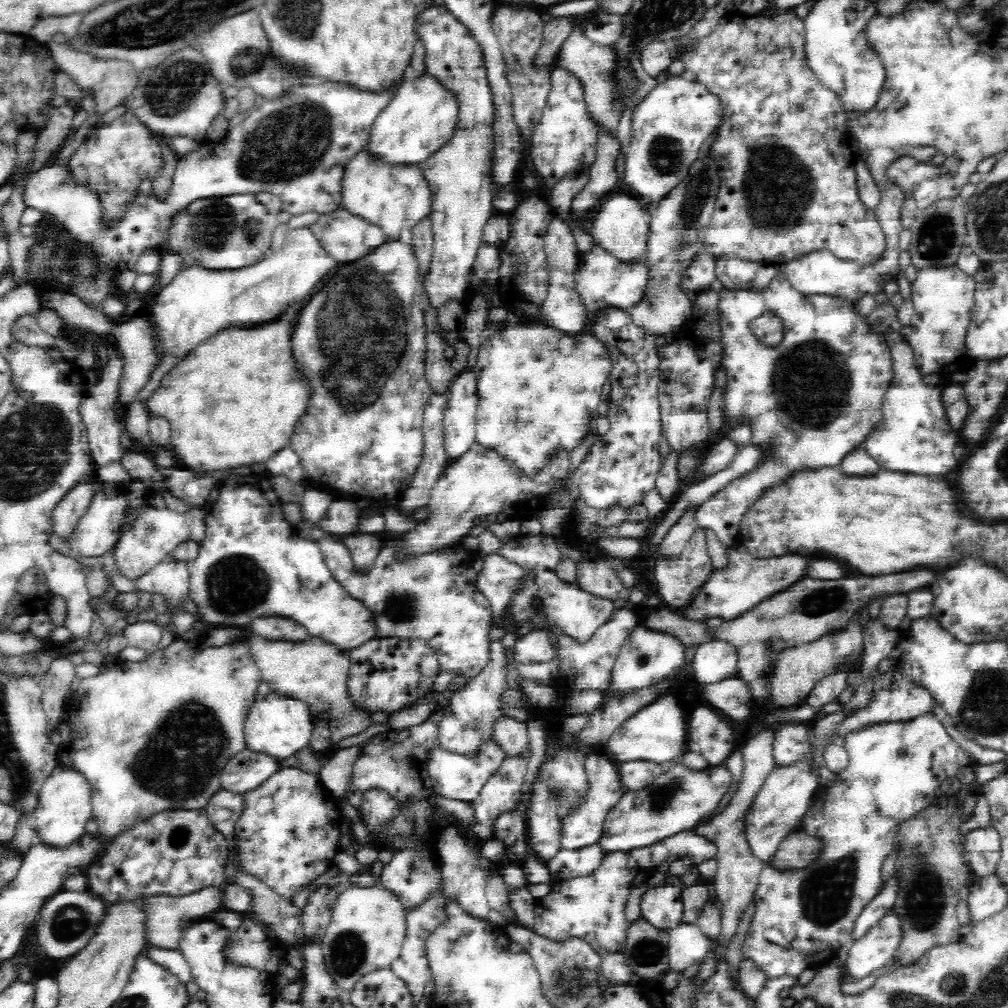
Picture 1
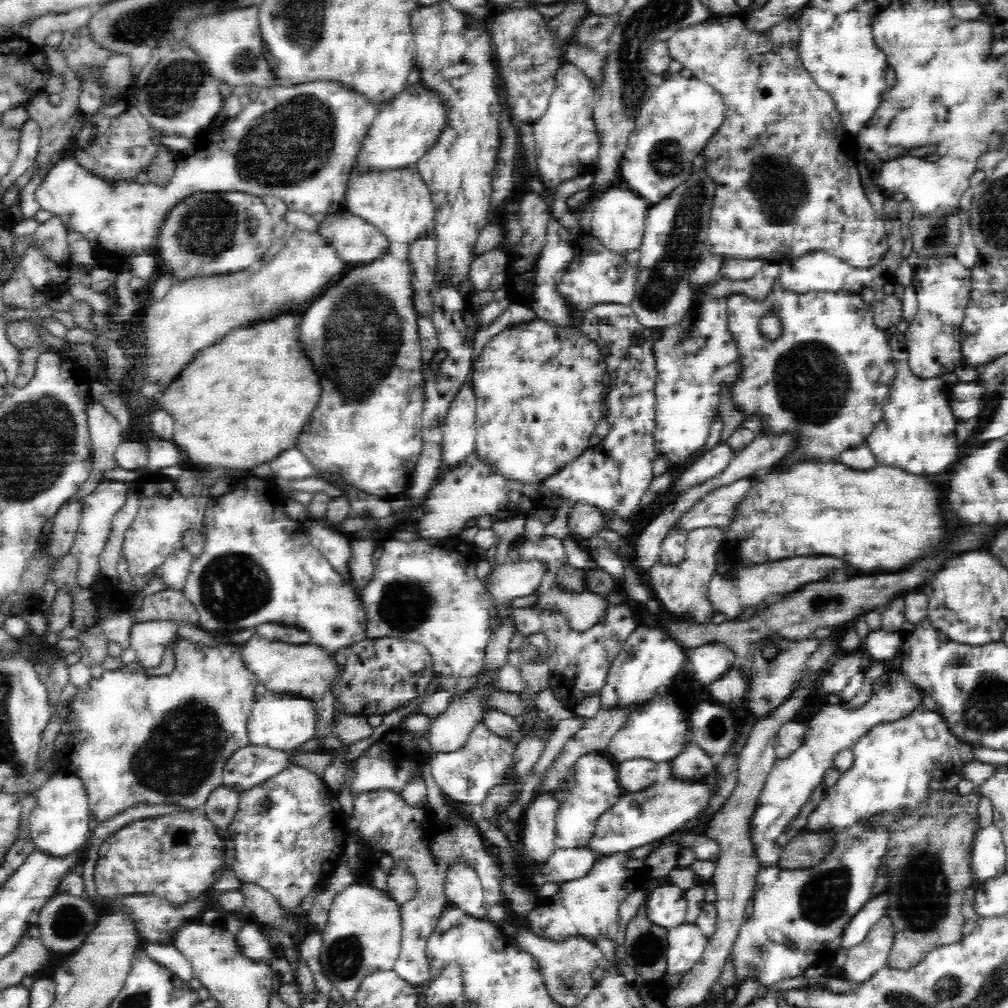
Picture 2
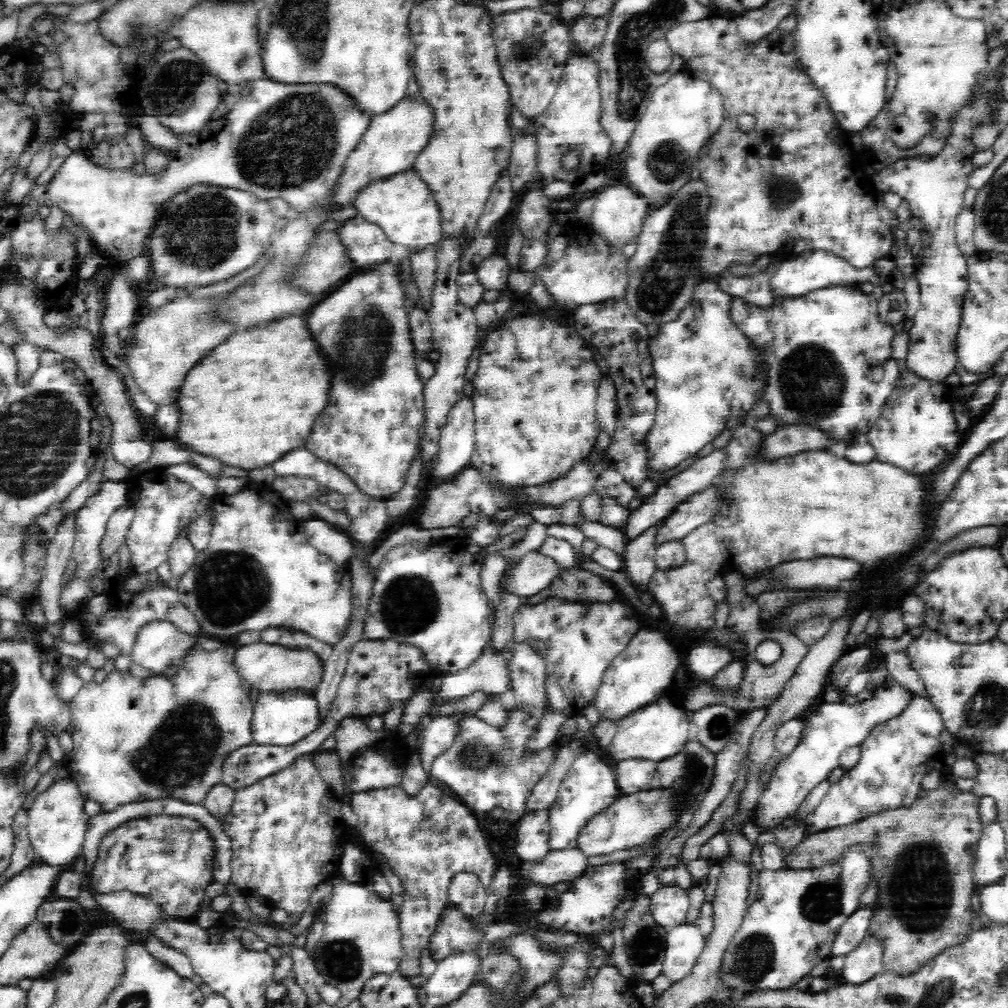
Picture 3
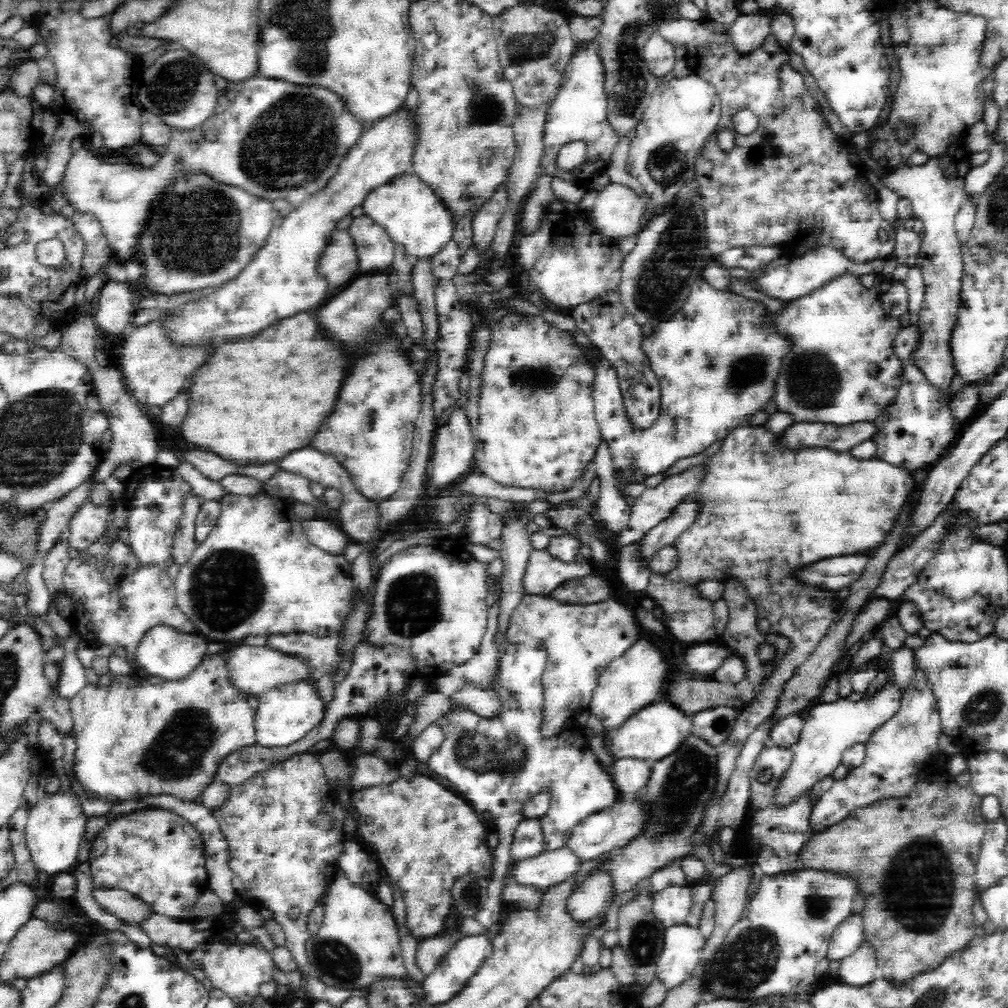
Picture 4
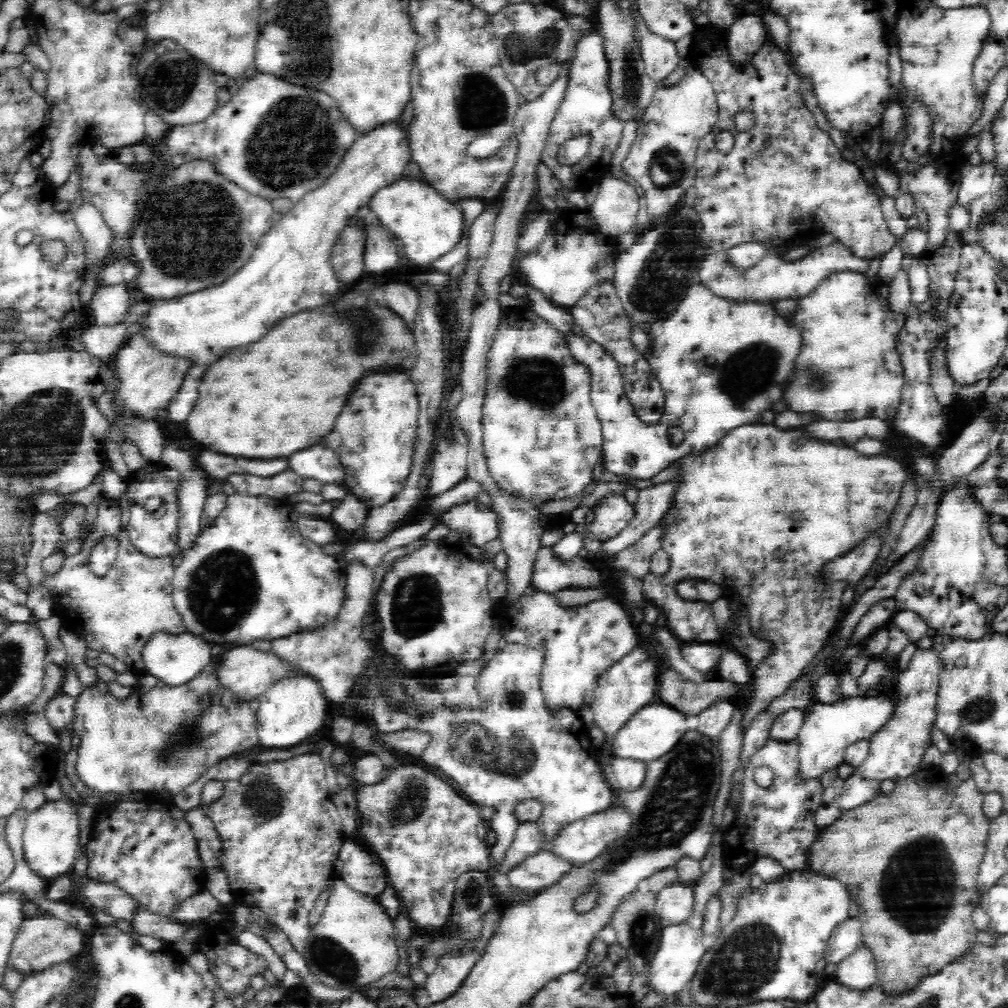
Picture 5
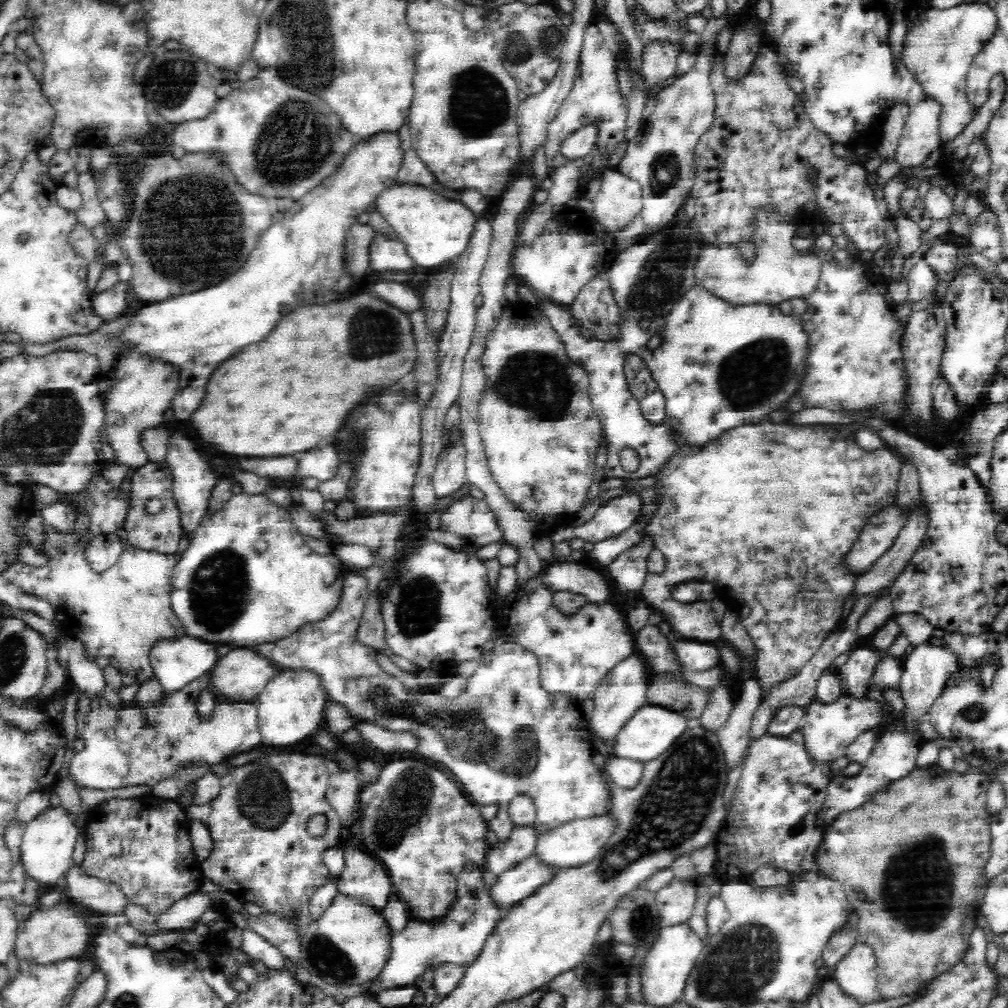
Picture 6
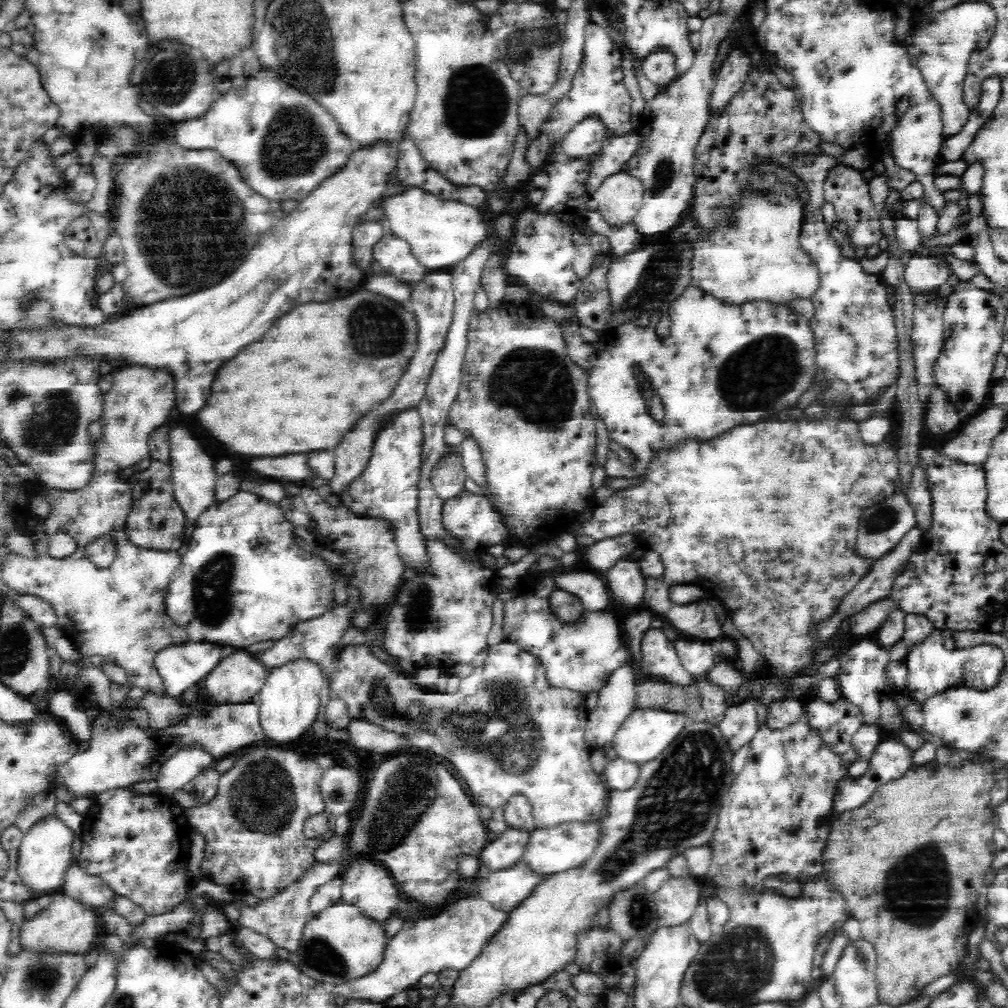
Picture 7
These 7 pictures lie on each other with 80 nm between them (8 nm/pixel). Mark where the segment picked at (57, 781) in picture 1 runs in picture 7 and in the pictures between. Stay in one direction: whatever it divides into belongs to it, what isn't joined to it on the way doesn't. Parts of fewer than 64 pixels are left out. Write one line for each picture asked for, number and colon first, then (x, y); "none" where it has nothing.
2: (58, 824)
3: (56, 823)
4: (55, 828)
5: (50, 838)
6: (47, 843)
7: (44, 854)

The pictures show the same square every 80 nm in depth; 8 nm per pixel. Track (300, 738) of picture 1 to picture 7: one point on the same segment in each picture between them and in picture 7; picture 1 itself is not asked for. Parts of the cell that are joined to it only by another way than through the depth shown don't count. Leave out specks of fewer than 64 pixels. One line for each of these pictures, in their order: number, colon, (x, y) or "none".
2: (283, 721)
3: (280, 718)
4: (285, 714)
5: (292, 710)
6: (291, 707)
7: (290, 696)

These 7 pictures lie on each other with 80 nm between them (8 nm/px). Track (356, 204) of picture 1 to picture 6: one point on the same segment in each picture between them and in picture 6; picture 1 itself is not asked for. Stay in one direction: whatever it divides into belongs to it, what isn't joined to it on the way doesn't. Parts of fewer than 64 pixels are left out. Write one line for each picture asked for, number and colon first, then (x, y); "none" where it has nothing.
2: (398, 203)
3: (403, 206)
4: (413, 215)
5: (429, 225)
6: (436, 231)

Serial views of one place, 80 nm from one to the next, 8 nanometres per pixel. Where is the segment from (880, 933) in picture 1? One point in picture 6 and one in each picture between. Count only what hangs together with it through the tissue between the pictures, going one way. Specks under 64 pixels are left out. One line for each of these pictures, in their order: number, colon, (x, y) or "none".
2: (868, 957)
3: (864, 962)
4: (859, 969)
5: (858, 972)
6: (855, 973)

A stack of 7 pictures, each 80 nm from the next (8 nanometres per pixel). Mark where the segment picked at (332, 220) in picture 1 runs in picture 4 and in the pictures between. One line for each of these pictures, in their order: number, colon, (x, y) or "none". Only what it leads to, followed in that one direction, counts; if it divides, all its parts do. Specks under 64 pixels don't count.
2: (358, 242)
3: (368, 246)
4: (376, 251)

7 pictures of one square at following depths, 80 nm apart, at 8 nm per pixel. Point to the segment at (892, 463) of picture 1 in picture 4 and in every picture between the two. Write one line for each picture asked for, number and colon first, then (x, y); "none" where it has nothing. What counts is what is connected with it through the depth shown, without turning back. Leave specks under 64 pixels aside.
2: (917, 434)
3: (916, 431)
4: (916, 430)

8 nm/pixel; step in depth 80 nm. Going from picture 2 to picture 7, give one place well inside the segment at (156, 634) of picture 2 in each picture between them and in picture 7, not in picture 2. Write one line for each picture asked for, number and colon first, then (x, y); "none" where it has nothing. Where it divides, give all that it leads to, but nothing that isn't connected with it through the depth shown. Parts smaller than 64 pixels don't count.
3: (160, 646)
4: (164, 654)
5: (173, 660)
6: (176, 663)
7: (181, 668)

